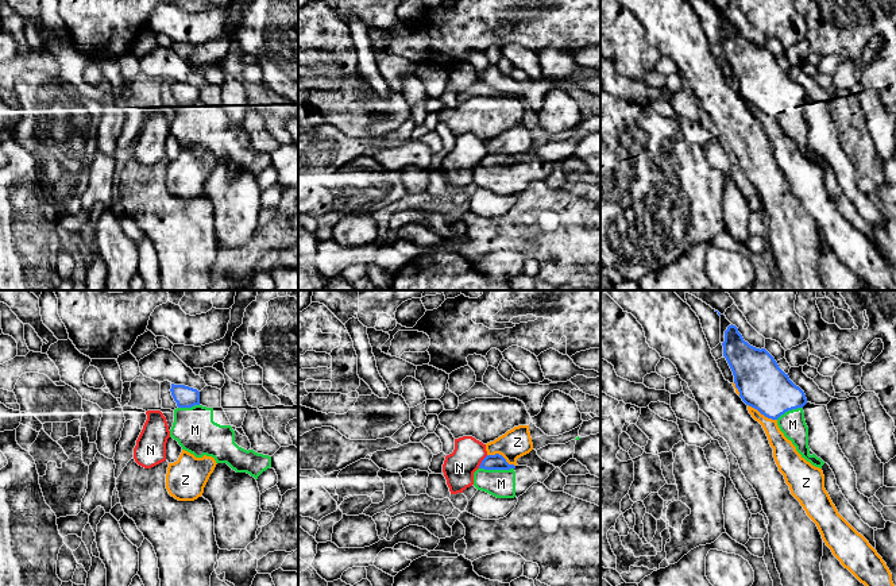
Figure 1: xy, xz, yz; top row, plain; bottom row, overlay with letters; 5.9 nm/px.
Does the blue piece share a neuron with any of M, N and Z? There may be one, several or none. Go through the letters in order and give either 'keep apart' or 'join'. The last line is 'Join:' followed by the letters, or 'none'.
M: join
N: keep apart
Z: keep apart
Join: M

